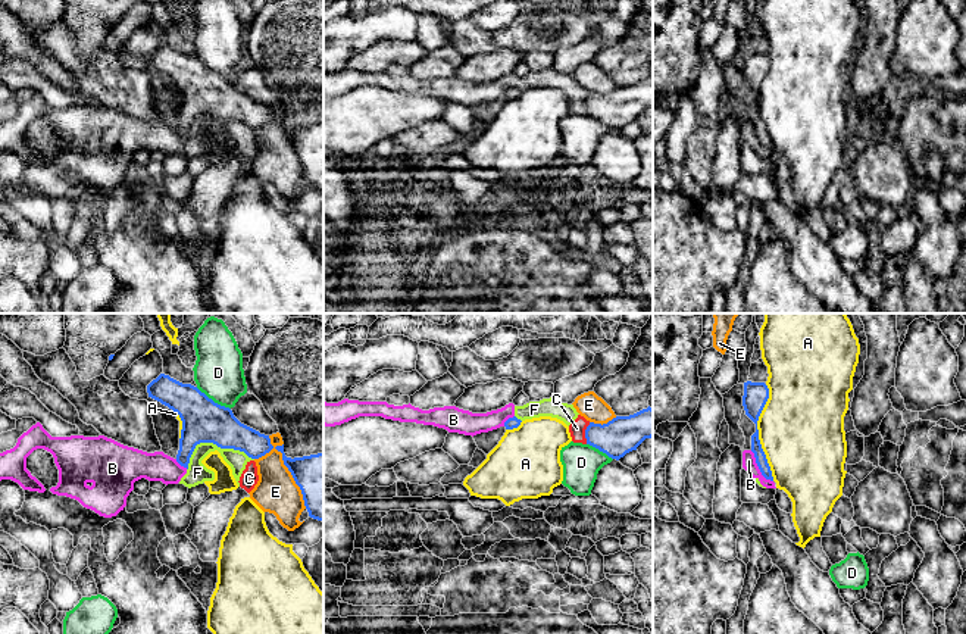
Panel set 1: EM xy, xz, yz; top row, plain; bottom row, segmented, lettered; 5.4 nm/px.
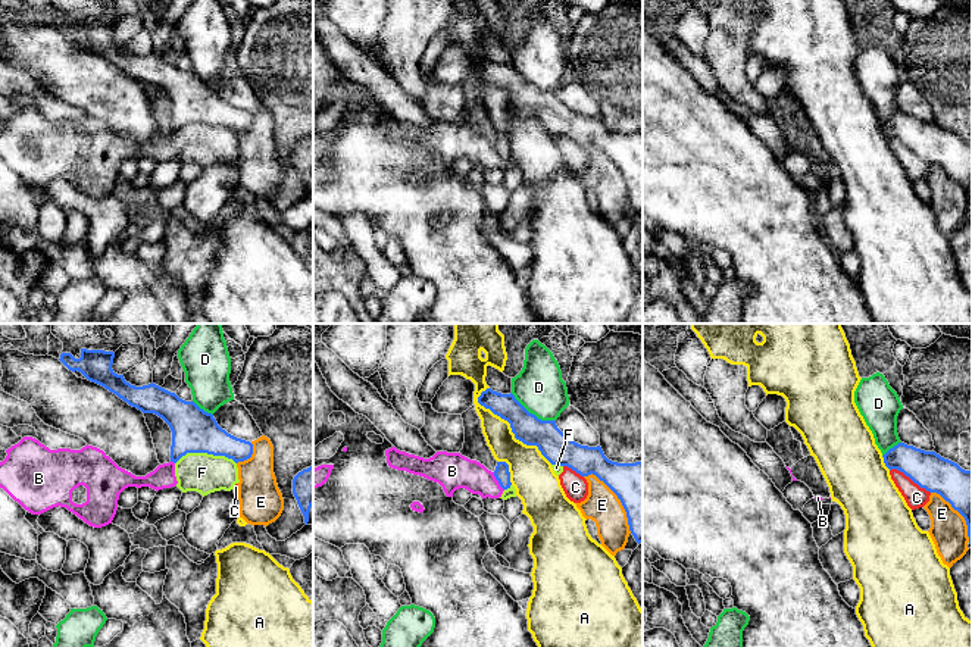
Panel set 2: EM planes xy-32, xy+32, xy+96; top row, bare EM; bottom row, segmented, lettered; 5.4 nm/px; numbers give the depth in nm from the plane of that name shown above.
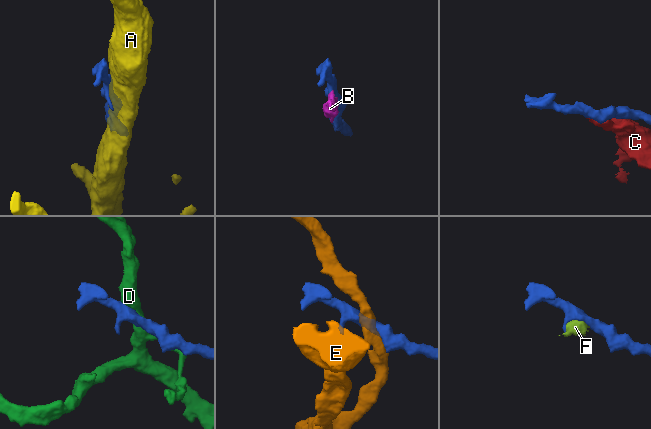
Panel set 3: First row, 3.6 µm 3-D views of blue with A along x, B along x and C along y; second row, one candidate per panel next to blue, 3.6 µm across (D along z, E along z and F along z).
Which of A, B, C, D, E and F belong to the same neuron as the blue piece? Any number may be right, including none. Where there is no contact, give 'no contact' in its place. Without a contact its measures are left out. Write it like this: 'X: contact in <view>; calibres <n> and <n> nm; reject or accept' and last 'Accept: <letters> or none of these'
A: contact in yz; calibres 140 and 460 nm; reject
B: contact in yz; calibres 60 and 80 nm; reject
C: contact in xz; calibres 200 and 90 nm; reject
D: contact in xy; calibres 240 and 280 nm; reject
E: contact in xy; calibres 280 and 220 nm; reject
F: contact in xy; calibres 240 and 110 nm; reject
Accept: none of these

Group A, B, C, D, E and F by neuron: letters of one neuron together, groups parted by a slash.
A / B C F / D / E

